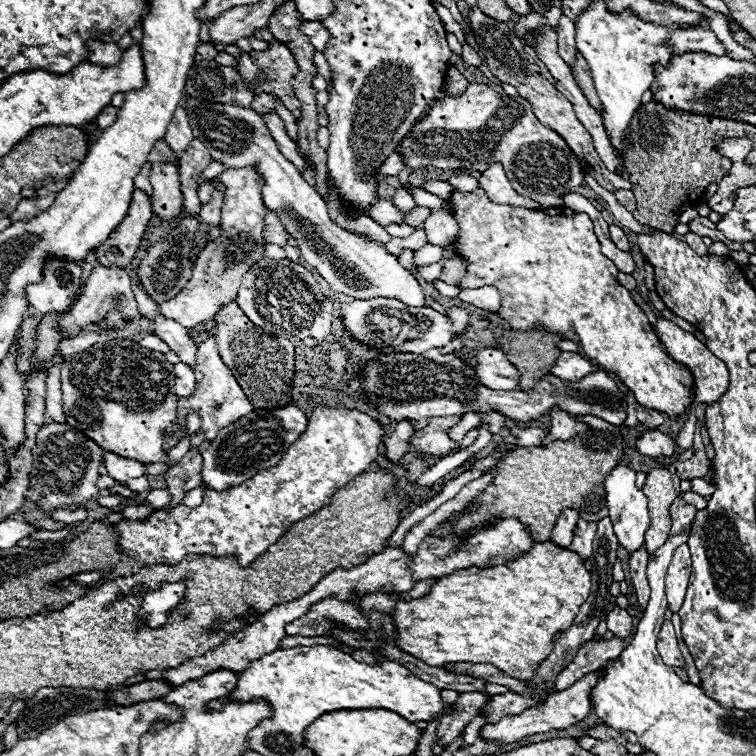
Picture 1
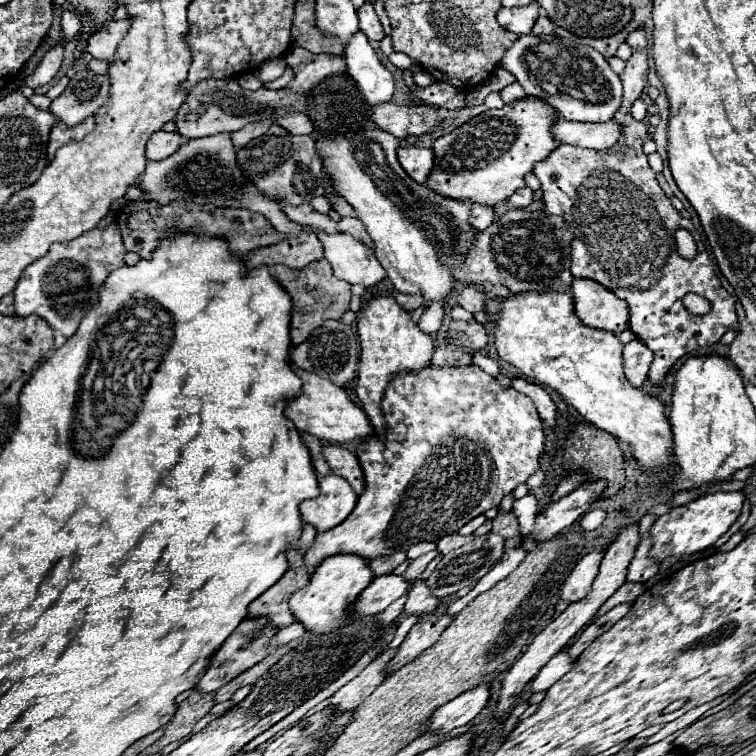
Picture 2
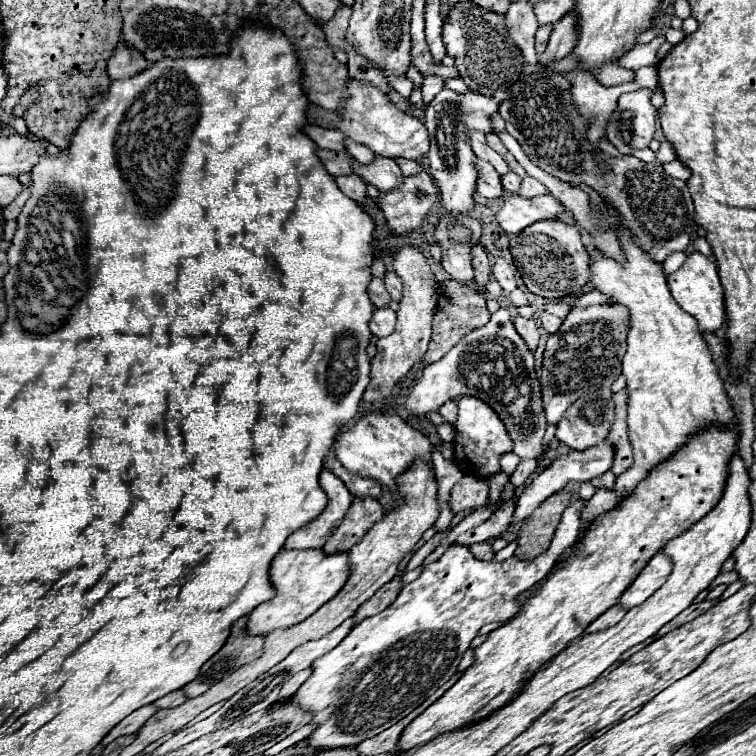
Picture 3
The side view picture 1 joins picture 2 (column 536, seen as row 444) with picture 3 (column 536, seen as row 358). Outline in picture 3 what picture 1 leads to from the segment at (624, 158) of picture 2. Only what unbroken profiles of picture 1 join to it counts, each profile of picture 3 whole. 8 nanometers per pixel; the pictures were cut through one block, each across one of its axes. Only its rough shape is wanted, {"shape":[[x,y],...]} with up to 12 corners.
{"shape":[[512,194],[496,220],[518,234],[538,220],[560,218],[566,208],[552,194]]}

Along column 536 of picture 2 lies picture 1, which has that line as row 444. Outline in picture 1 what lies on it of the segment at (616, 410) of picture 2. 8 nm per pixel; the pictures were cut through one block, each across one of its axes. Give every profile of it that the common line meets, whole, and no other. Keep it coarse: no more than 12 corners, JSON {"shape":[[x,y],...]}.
{"shape":[[318,406],[274,468],[116,524],[146,566],[242,566],[378,458],[382,424]]}

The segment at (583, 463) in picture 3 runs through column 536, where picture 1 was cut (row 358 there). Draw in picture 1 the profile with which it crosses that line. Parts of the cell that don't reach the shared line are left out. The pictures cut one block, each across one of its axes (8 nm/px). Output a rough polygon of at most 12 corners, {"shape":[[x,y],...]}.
{"shape":[[476,348],[474,370],[486,388],[516,390],[518,372],[498,348]]}

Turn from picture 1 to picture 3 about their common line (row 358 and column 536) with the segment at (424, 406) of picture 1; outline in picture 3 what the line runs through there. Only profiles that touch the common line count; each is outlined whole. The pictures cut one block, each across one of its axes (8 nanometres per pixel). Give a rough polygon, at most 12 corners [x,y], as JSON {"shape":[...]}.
{"shape":[[506,308],[428,364],[406,408],[478,396],[544,458],[534,354]]}

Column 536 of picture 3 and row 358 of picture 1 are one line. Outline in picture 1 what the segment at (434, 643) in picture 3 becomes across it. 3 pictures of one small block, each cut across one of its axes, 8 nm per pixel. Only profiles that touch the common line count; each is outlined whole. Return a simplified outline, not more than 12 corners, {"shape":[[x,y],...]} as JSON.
{"shape":[[562,352],[550,372],[560,380],[580,380],[592,366],[576,352]]}

